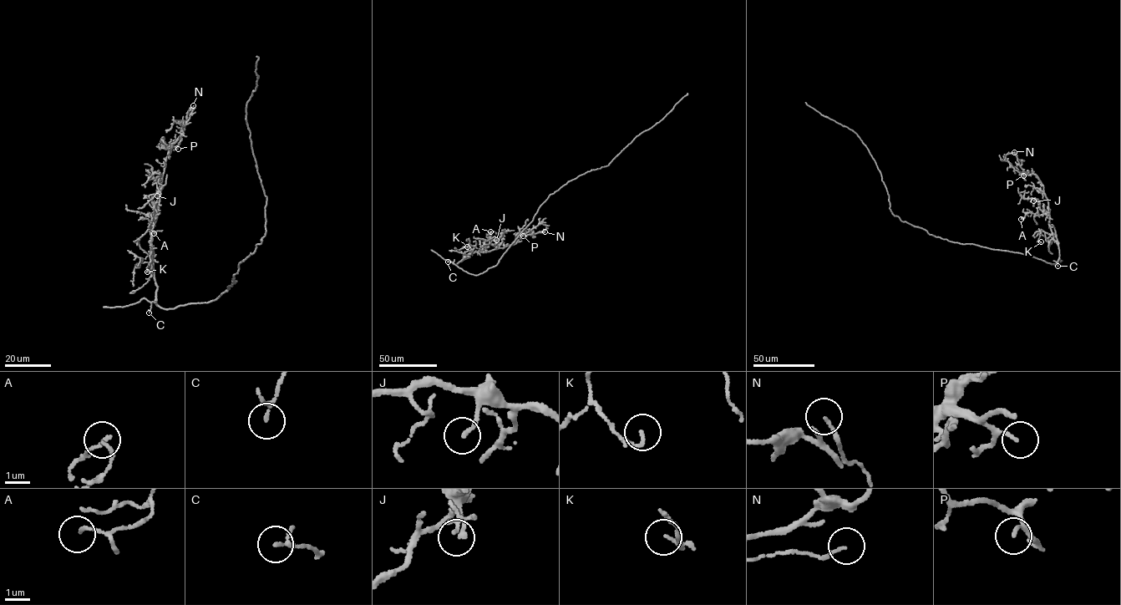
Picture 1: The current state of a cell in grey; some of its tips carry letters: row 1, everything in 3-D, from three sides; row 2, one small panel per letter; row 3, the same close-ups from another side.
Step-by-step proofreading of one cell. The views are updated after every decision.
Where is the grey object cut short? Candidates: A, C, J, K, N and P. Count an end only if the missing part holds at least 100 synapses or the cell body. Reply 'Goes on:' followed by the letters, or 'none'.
Goes on: none

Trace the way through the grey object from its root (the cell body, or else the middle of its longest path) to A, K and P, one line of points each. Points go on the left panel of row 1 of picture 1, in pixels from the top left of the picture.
A: (231, 285), (214, 300), (173, 308), (159, 307), (156, 302), (157, 286), (153, 266), (154, 233)
K: (231, 285), (214, 300), (164, 308), (156, 302), (157, 286), (151, 251), (147, 271)
P: (231, 285), (206, 302), (167, 308), (156, 302), (151, 222), (173, 144), (167, 145), (178, 149)

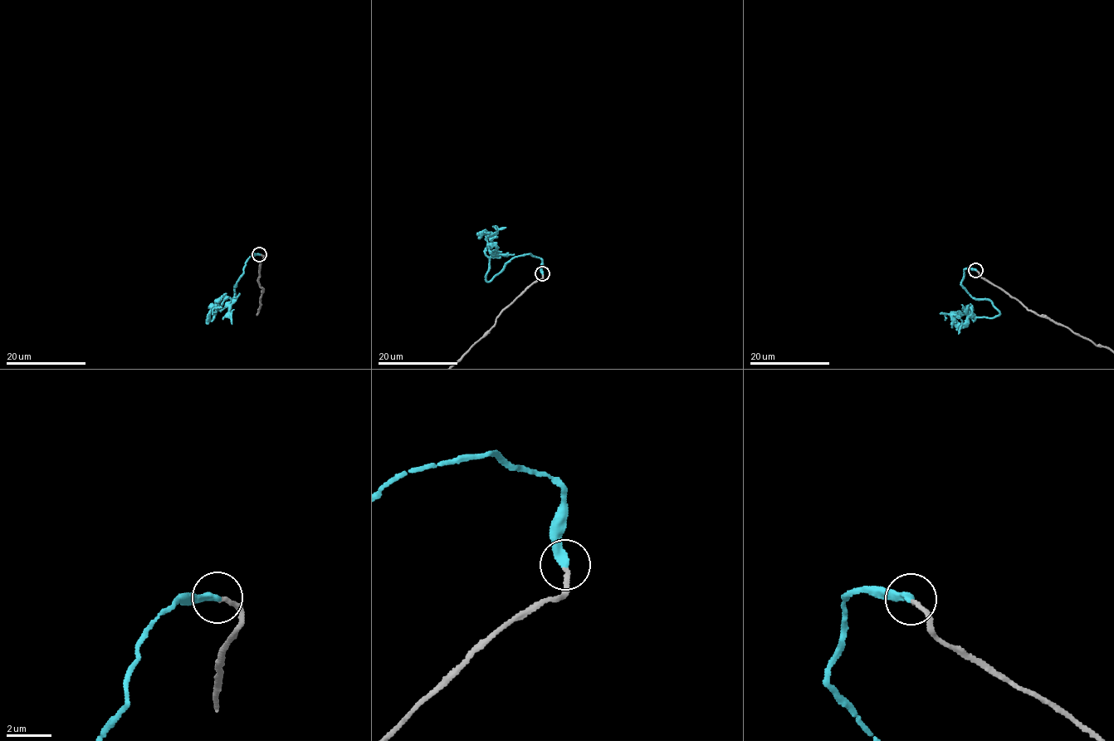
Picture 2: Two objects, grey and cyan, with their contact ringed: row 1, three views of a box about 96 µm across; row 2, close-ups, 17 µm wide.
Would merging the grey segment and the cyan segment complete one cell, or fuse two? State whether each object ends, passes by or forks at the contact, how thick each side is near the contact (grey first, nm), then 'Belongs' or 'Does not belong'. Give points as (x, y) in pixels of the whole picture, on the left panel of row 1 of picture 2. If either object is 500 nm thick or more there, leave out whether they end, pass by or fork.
At the ring grey ends. At the ring cyan ends. Thickness 180 nm (grey) against 360 nm. Belongs

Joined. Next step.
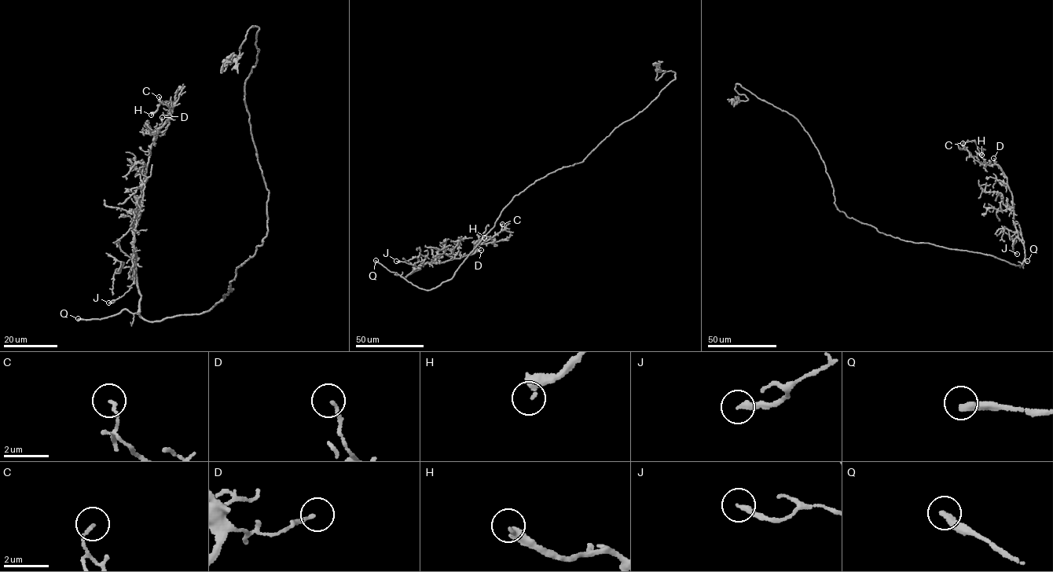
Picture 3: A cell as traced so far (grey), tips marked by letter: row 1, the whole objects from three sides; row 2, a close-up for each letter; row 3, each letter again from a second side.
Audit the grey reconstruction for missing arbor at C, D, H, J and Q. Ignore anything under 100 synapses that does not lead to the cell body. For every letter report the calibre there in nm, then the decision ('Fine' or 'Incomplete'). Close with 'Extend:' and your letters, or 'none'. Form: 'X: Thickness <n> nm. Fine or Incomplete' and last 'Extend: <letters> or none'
C: Thickness 130 nm. Fine
D: Thickness 140 nm. Fine
H: Thickness 200 nm. Fine
J: Thickness 260 nm. Fine
Q: Thickness 280 nm. Incomplete
Extend: Q

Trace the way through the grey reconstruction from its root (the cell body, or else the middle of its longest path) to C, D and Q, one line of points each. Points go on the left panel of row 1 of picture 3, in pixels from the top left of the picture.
C: (232, 291), (198, 314), (140, 313), (133, 220), (152, 131), (164, 132), (170, 115), (159, 97)
D: (232, 291), (198, 314), (152, 321), (140, 313), (133, 220), (140, 210), (142, 180), (162, 117)
Q: (232, 291), (231, 287), (211, 309), (198, 314), (149, 321), (122, 309), (103, 318), (78, 318)

